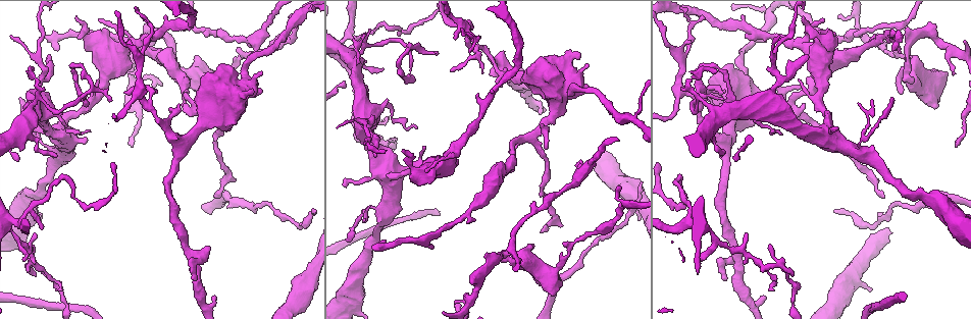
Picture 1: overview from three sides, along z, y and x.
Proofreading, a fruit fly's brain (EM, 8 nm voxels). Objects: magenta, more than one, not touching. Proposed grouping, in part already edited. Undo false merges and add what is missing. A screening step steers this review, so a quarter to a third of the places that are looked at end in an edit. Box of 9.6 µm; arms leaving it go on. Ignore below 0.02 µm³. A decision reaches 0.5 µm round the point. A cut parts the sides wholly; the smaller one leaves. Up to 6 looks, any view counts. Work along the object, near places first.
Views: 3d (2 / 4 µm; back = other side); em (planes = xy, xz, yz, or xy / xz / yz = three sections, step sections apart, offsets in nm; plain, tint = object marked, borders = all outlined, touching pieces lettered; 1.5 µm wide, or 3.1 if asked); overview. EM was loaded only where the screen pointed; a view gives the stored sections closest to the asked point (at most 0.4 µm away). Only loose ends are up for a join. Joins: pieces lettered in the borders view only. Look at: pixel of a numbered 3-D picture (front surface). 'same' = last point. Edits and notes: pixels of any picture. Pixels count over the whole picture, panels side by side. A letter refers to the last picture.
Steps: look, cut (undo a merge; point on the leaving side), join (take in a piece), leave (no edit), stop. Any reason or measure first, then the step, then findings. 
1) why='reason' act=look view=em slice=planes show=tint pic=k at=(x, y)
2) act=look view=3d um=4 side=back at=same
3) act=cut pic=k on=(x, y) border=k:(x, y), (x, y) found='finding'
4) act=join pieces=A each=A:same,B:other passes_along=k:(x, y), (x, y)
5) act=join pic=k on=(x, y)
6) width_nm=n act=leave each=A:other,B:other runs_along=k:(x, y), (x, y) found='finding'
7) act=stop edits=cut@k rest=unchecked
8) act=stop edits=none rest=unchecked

why='an open end' act=look view=3d um=4 pic=1 at=(134, 144)

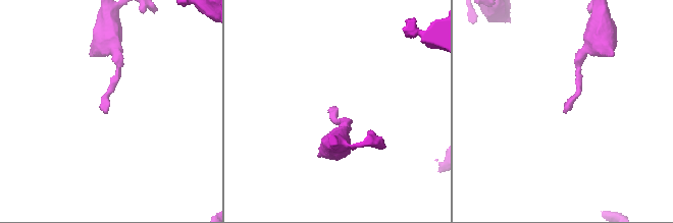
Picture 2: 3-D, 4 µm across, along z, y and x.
act=look view=em slice=xz step=4 show=borders pic=2 at=(333, 108)

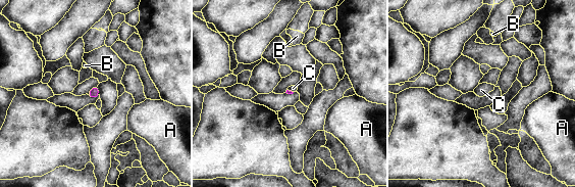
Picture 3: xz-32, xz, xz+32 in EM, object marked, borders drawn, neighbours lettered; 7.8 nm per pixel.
why='cut it another way' act=look view=em slice=planes show=borders at=same

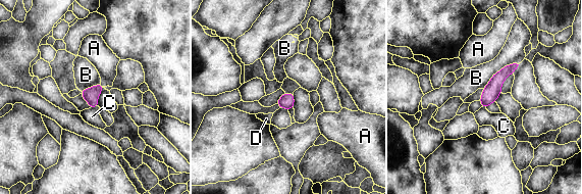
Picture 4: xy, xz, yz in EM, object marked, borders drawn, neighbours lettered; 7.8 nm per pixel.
longest_contact=B:340nm act=join pieces=C each=A:other,B:other,C:same,D:other found='it goes on there'

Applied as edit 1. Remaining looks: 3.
why='three-way junction' act=look view=em slice=planes show=tint pic=1 at=(780, 113)

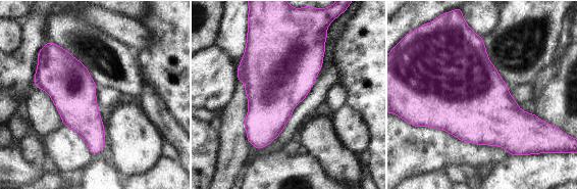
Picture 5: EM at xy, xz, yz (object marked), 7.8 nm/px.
act=look view=em slice=planes show=borders at=same

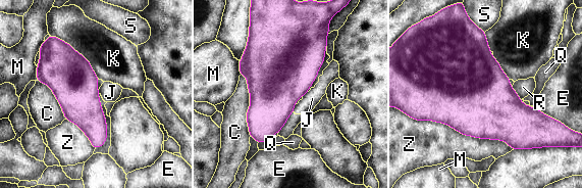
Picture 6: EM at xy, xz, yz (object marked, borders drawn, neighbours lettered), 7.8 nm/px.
longest_contact=Z:750nm act=leave each=C:other,E:other,J:other,K:other,M:other,Q:other,R:other,S:other,Z:other found='continuous, no second cell'

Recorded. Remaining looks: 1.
why='free end' act=look view=em slice=planes show=borders pic=1 at=(173, 111)

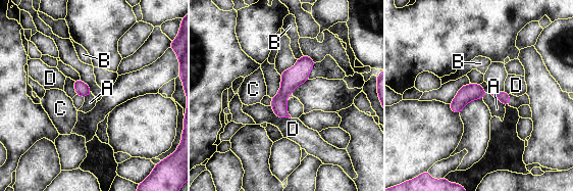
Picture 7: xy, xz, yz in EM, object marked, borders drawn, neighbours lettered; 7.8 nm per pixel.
width_nm=110 longest_contact=D:190nm act=leave each=A:other,B:other,C:other,D:other found='none of them fits'

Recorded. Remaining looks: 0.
act=stop edits=join@4 rest=unchecked

